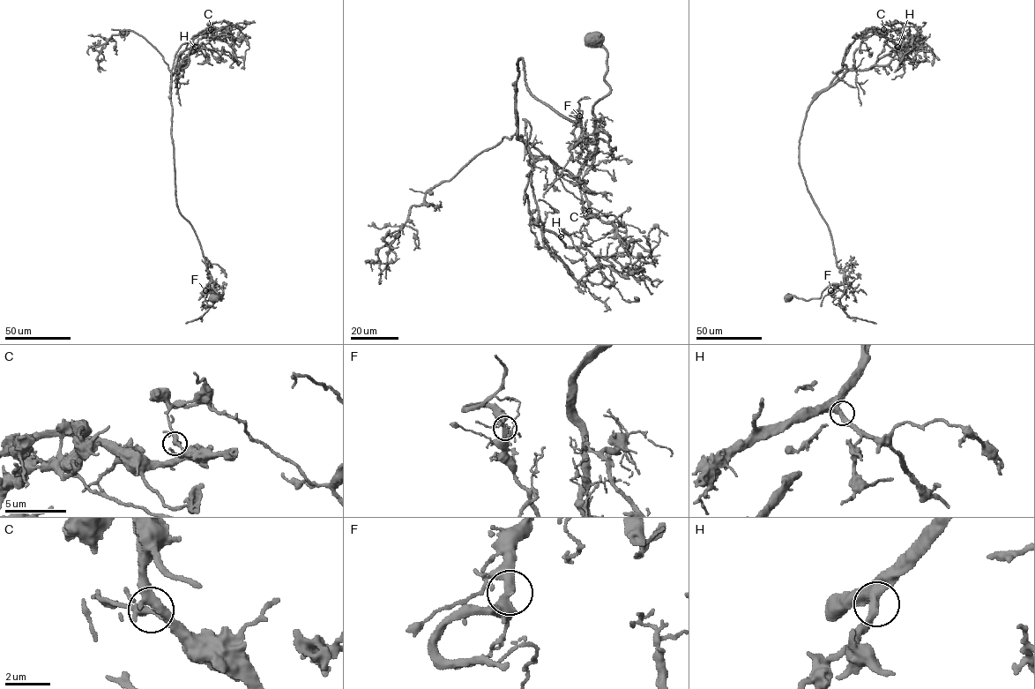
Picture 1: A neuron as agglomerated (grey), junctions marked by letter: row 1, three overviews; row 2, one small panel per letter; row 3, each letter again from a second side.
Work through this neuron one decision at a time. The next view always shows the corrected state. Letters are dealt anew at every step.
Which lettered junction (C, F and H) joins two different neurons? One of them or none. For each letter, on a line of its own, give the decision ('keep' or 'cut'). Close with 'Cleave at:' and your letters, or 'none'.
C: cut
F: keep
H: keep
Cleave at: C

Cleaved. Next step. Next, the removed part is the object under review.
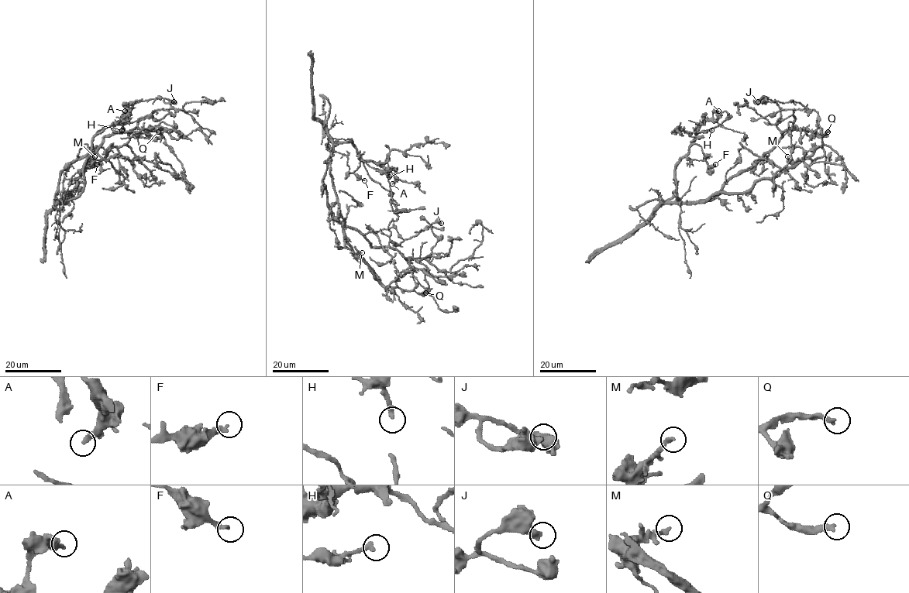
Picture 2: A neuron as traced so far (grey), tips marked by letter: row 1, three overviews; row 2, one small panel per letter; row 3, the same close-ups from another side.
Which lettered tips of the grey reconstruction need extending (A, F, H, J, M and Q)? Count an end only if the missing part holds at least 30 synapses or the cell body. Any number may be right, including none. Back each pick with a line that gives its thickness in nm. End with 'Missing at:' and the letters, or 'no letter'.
Q: calibre 280 nm
Missing at: Q

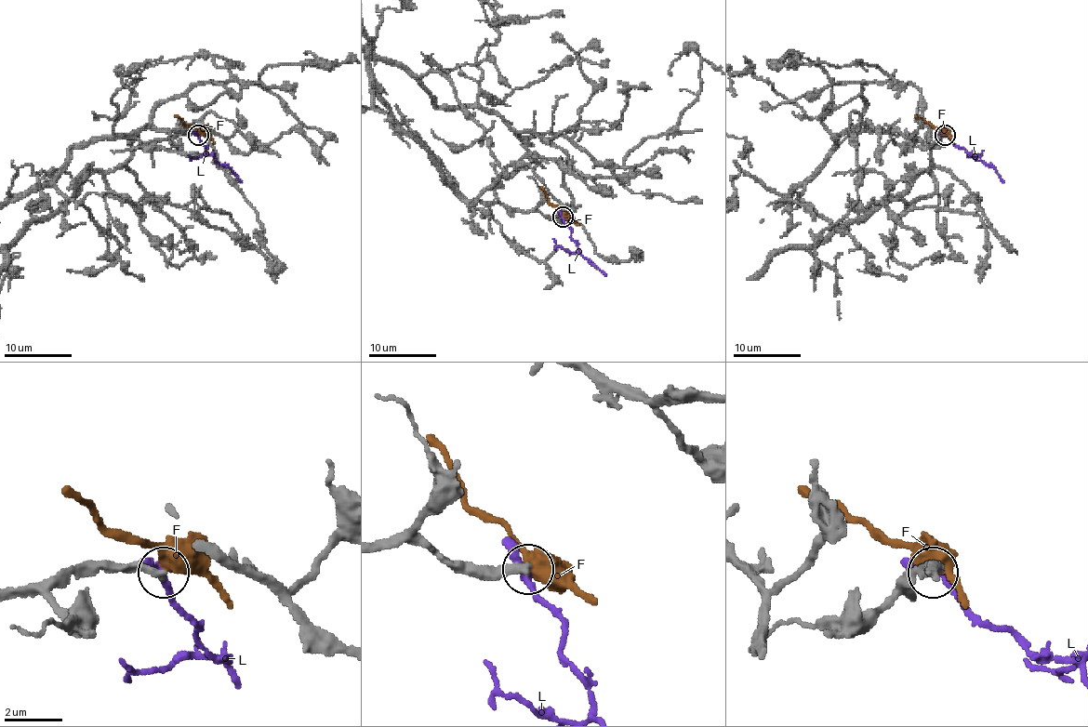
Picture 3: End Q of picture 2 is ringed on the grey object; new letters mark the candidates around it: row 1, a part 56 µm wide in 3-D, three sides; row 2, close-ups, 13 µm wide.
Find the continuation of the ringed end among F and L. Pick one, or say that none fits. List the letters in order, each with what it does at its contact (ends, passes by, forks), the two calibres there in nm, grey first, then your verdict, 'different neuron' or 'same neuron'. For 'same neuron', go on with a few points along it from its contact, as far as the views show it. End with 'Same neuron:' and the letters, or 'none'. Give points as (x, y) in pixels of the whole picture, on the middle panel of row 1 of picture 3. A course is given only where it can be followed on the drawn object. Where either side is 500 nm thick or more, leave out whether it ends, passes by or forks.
F: 320/500 nm | different neuron
L: it passes by | 360/280 nm | different neuron
Same neuron: none

